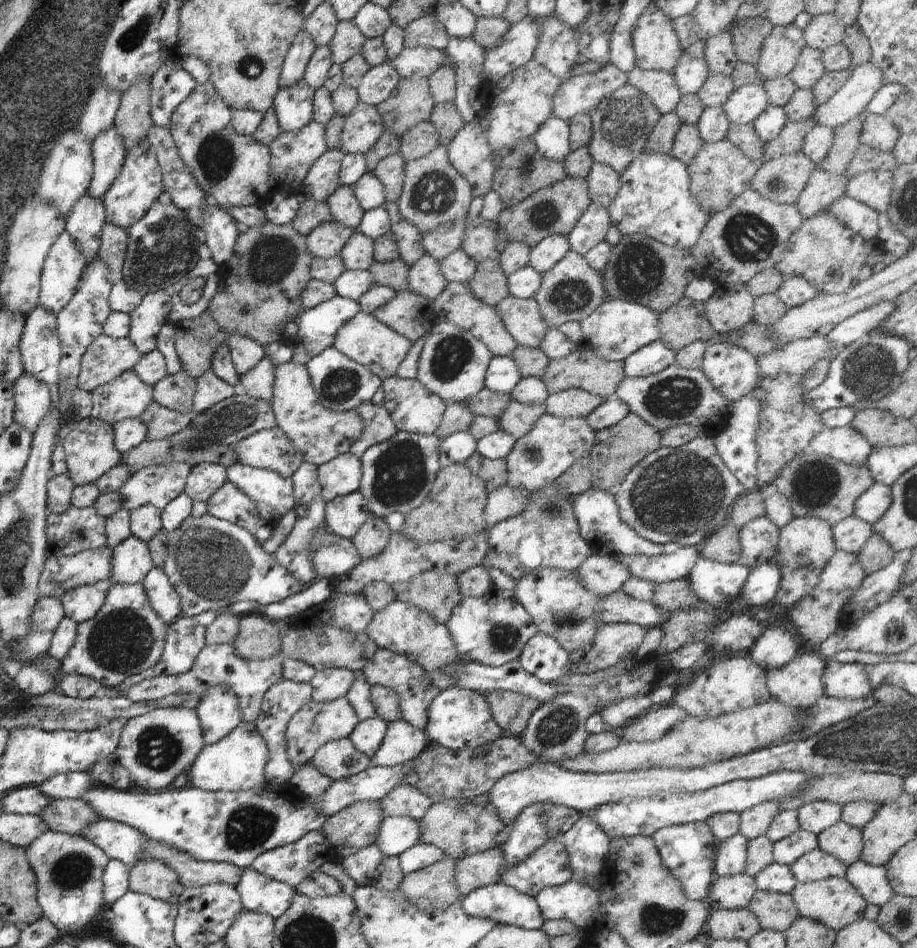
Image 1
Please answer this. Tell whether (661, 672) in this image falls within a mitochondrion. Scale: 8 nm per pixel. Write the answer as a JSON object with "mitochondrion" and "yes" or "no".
{"mitochondrion":"no"}

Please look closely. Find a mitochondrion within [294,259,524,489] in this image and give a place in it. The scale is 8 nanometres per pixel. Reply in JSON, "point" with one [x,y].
{"point":[449,357]}

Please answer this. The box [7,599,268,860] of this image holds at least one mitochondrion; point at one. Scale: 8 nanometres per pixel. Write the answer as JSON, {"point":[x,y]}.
{"point":[120,642]}

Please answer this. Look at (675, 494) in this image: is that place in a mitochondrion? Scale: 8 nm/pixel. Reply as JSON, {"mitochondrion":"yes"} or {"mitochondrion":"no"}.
{"mitochondrion":"yes"}

